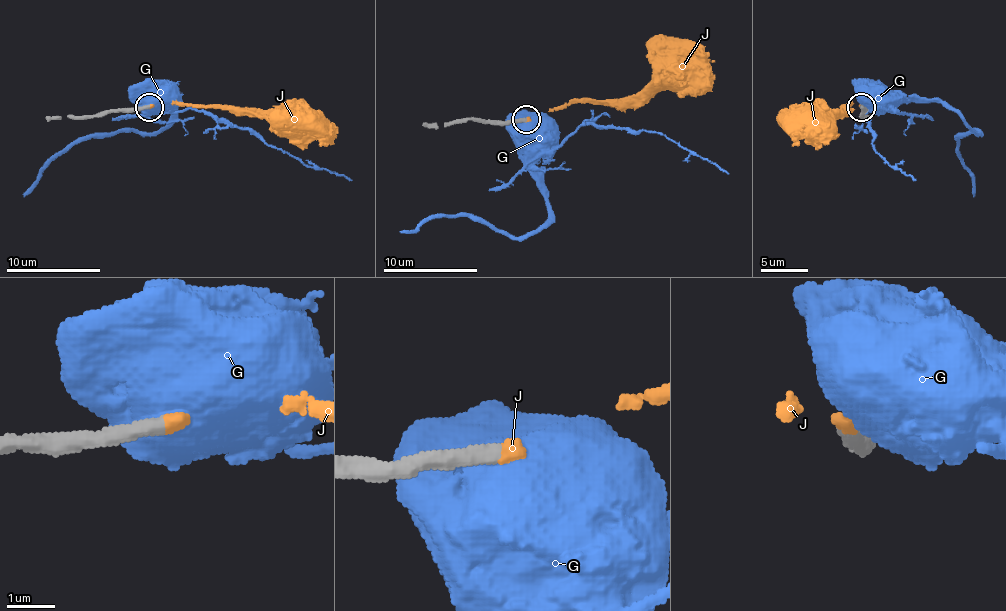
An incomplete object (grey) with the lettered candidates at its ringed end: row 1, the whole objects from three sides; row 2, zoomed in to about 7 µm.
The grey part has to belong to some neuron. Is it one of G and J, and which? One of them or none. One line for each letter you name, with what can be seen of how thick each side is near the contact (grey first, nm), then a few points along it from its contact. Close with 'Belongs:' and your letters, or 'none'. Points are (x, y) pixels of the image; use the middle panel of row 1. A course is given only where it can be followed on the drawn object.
J: Thickness 360 nm (grey) against 240 nm. Its course: (526, 120), (578, 101), (628, 99), (644, 92), (670, 66)
Belongs: J

